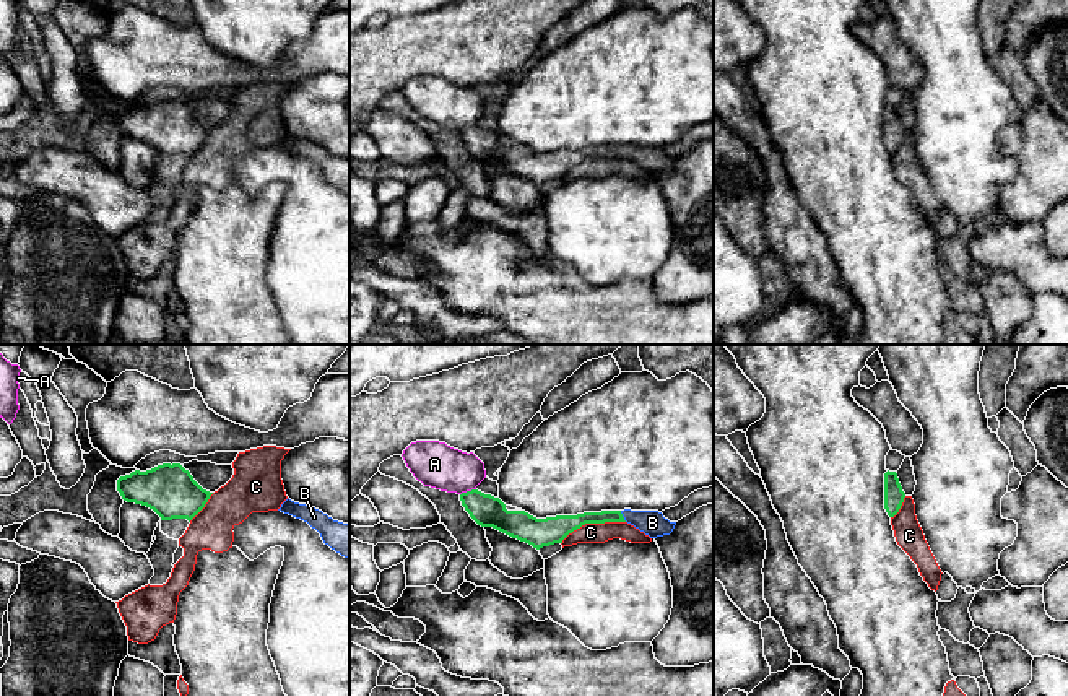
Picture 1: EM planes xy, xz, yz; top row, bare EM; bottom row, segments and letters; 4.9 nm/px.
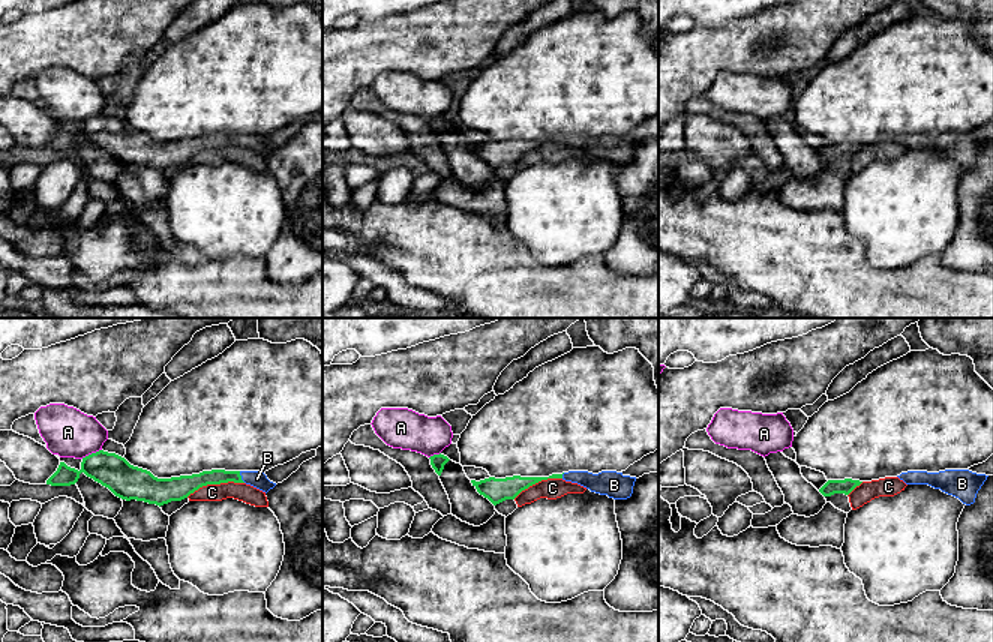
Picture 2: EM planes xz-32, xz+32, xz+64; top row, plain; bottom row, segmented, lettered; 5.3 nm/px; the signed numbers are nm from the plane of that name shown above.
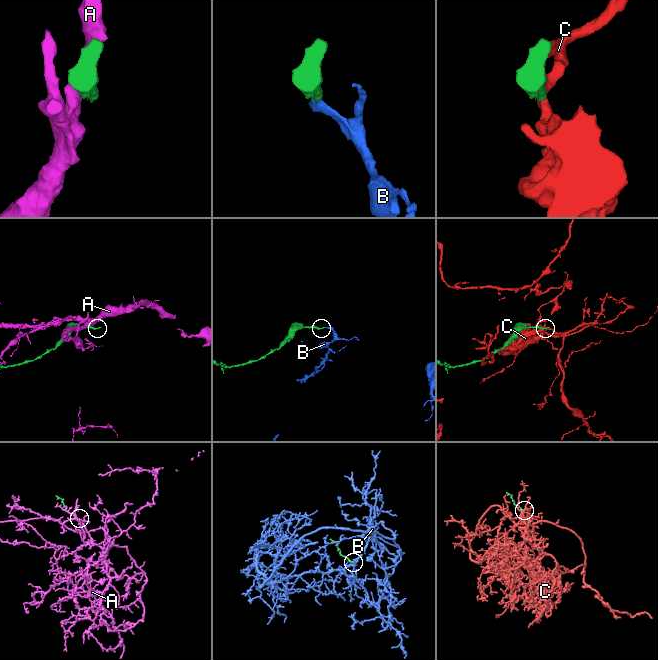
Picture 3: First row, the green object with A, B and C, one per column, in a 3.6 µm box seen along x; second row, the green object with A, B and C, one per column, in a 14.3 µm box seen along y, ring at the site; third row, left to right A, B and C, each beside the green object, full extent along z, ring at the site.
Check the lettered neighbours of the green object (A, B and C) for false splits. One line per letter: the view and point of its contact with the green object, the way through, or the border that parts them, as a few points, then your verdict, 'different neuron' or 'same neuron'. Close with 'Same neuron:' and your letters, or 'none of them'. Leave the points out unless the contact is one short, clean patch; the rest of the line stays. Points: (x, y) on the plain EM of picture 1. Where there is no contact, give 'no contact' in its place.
A: contact xz (467, 127); different neuron
B: contact xz (621, 152); way xz (573, 158), (586, 153), (621, 152), (652, 158); same neuron
C: contact xz (592, 158); border xz (625, 156), (586, 158), (574, 165), (561, 179); different neuron
Same neuron: B

